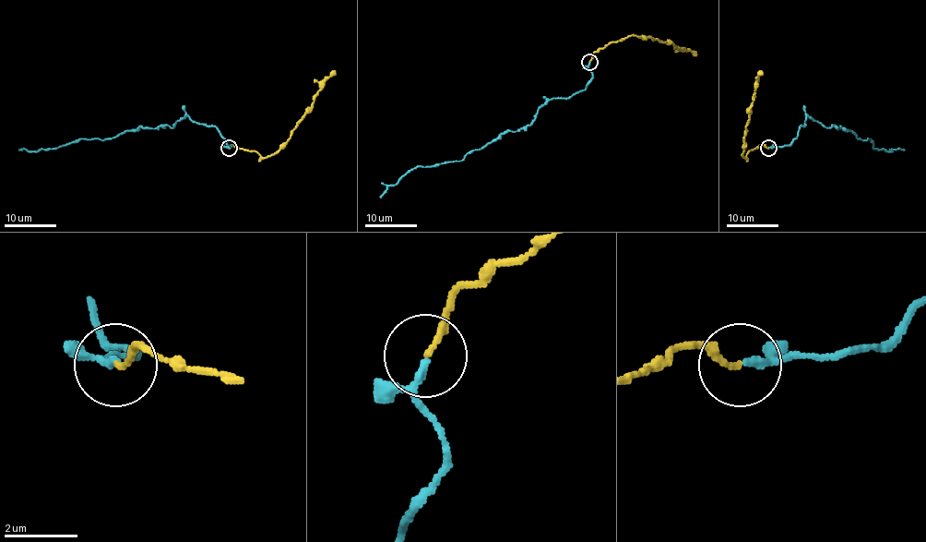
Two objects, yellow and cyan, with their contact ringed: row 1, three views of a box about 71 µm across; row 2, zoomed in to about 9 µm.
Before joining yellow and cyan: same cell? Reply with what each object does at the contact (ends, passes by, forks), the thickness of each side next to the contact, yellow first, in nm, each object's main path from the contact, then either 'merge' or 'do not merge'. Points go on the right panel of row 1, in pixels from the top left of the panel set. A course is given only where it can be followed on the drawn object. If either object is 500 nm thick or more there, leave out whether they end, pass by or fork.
yellow ends; cyan passes by; calibres 170 and 160 nm; course yellow (769, 147), (761, 145), (744, 158), (742, 155), (744, 130), (753, 102), (755, 77), (761, 70); course cyan (769, 147), (789, 143), (809, 116), (829, 127), (834, 125), (858, 138), (870, 138), (874, 149), (905, 150); merge

